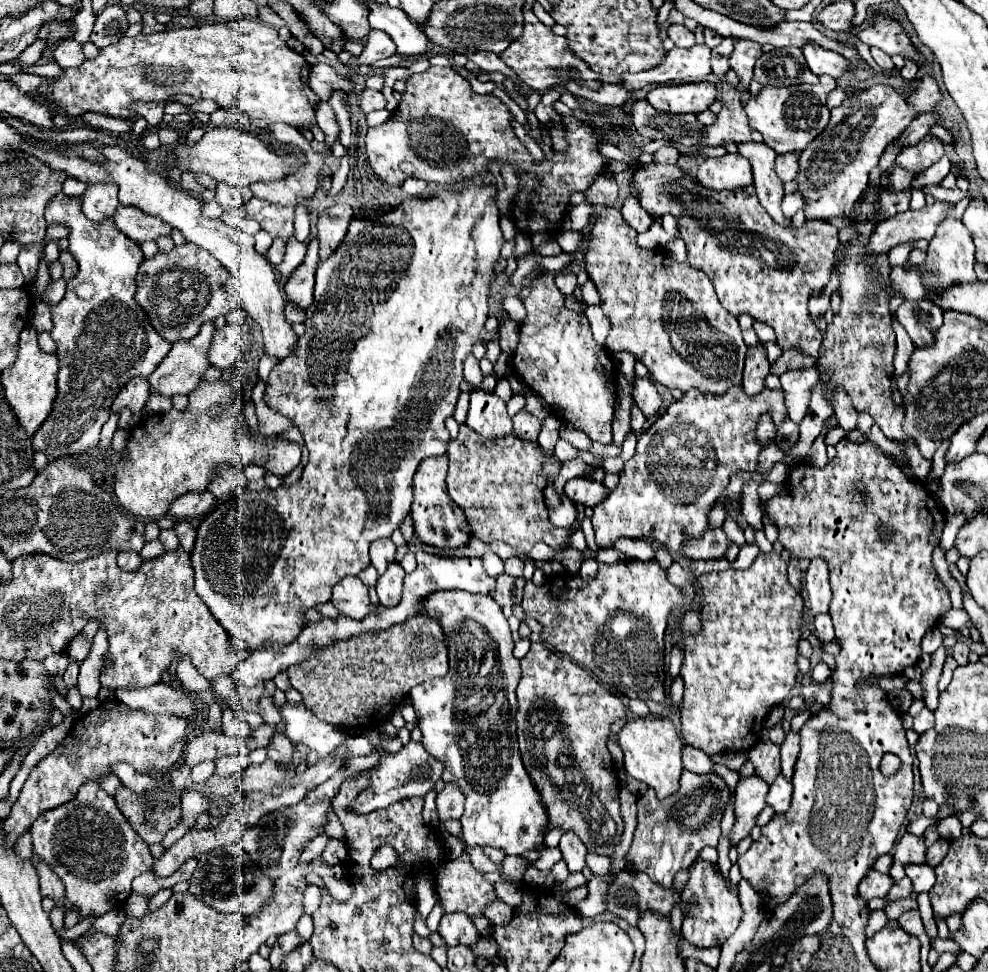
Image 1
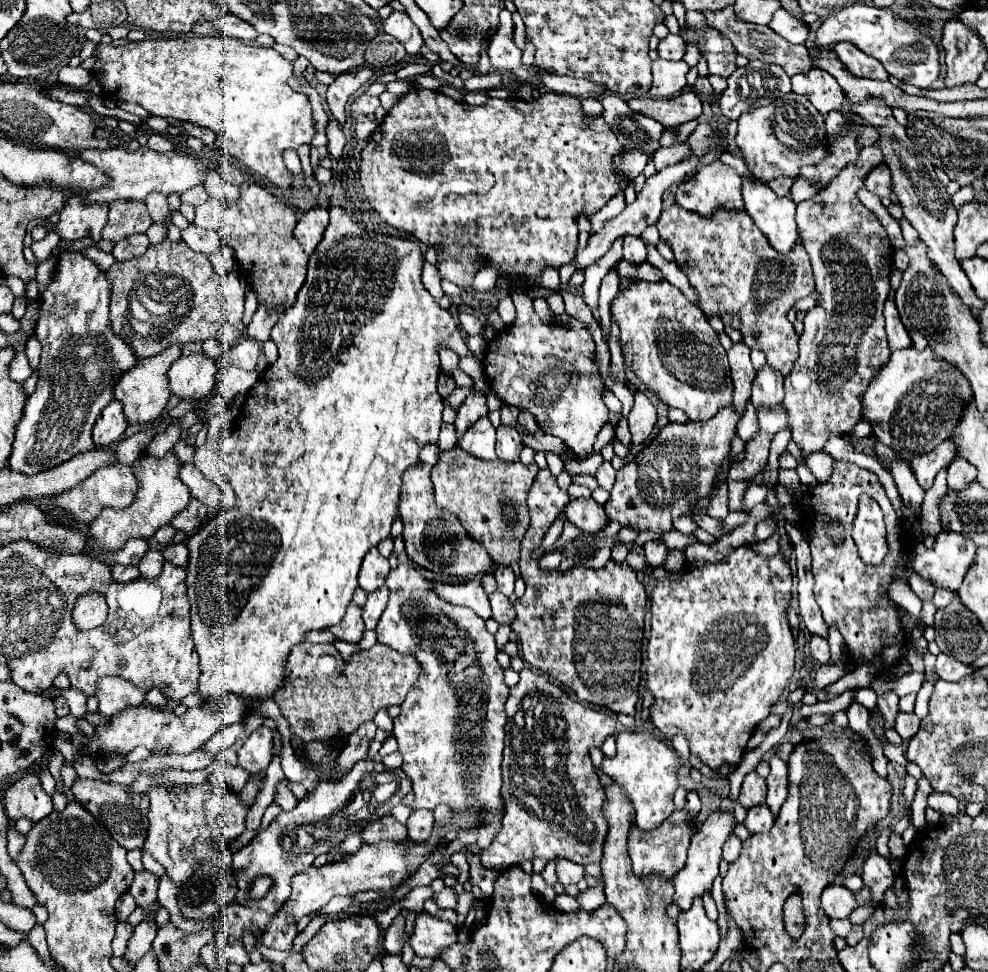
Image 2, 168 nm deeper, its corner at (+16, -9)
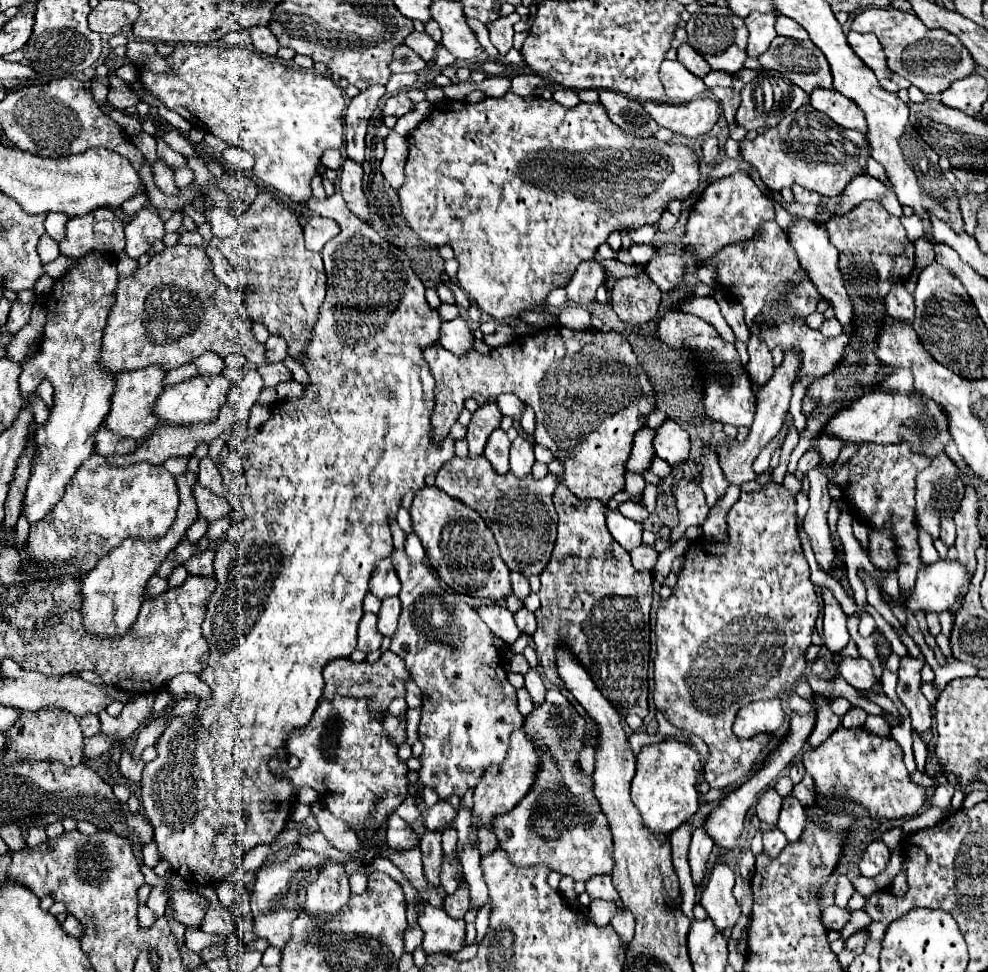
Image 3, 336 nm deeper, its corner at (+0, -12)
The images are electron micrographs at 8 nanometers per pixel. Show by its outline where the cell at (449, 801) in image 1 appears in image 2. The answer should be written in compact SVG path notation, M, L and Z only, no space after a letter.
M416 810L414 814L410 814L408 818L408 836L416 842L426 840L432 832L432 824L434 824L434 814L428 810Z

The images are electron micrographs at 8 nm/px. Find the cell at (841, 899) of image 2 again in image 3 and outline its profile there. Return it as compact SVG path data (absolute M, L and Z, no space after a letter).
M830 905L822 911L822 917L824 917L824 925L826 929L842 929L850 917L852 917L852 911L846 909L846 907L838 907L838 905Z

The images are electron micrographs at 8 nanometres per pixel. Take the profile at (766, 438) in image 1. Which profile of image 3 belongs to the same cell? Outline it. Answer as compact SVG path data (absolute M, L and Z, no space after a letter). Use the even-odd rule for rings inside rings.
M768 481L760 491L754 493L740 493L740 499L732 505L730 513L728 513L728 531L730 531L730 539L726 543L712 543L704 537L698 537L696 541L692 541L686 551L686 561L684 567L678 575L678 583L672 589L672 595L664 601L660 601L658 605L658 613L656 613L656 659L654 659L654 705L656 709L678 729L686 729L688 733L698 735L710 749L708 759L704 761L704 777L708 781L710 787L722 789L734 783L740 783L744 779L750 777L750 773L754 771L758 757L762 755L764 747L770 743L770 735L768 733L760 733L752 739L736 739L734 731L732 731L732 723L734 723L734 709L742 707L744 703L750 703L752 699L760 699L760 697L778 697L786 687L794 685L798 679L804 677L806 673L806 649L810 647L810 635L818 617L818 599L816 599L816 591L814 585L810 581L810 569L806 563L806 557L802 553L800 547L800 539L798 539L798 531L796 531L796 501L794 497L790 497L790 493L782 487L776 485L772 481ZM754 645L754 647L748 647ZM712 665L712 669L710 669ZM734 685L742 685L742 691L734 693ZM746 689L746 691L744 691Z

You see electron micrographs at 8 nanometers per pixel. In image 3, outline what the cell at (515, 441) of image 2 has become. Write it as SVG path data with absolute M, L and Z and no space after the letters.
M516 437L512 441L510 451L510 471L516 473L516 477L522 477L532 471L534 465L534 445L522 437Z

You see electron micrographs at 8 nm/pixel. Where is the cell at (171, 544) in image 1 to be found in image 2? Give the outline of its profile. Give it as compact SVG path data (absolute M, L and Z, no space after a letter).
M168 524L168 526L162 526L162 528L154 534L154 540L160 542L160 544L168 544L168 542L172 542L174 534L176 534L176 528Z

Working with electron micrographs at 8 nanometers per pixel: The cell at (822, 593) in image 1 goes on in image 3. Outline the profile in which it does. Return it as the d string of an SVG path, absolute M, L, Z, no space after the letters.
M822 587L822 599L824 599L824 645L832 653L840 653L850 641L846 627L848 615L842 611L840 603L836 601L830 589Z

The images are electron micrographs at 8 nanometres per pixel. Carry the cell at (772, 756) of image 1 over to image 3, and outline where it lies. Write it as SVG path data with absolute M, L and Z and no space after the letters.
M770 787L760 797L760 801L756 805L756 815L760 817L760 821L766 821L768 825L776 825L776 817L780 813L780 807L782 807L782 797L776 793L774 787Z

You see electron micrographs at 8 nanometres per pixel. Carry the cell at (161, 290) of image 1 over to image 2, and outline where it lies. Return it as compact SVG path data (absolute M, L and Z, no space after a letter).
M168 242L152 244L144 256L132 258L126 262L114 262L114 266L106 272L108 282L112 286L110 292L110 326L112 332L134 350L136 358L148 358L160 354L160 350L178 344L184 346L188 342L204 342L214 338L218 328L224 324L224 308L218 302L218 288L224 282L220 274L214 272L208 256L190 250L184 242Z

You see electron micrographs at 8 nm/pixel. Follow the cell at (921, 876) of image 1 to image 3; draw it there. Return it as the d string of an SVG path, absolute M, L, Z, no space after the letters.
M872 841L860 859L860 871L866 877L874 877L886 871L890 861L890 849L882 841Z

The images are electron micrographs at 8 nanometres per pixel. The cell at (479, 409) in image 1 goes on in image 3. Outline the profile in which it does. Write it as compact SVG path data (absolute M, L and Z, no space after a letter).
M494 429L488 443L486 443L486 449L484 449L484 457L488 457L488 461L492 463L492 467L498 471L498 473L506 473L510 469L508 465L508 453L510 453L510 439L506 435L506 431L502 429Z

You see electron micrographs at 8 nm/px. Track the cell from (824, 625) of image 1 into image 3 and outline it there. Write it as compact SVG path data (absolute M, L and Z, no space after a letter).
M842 657L838 661L838 669L840 669L840 675L856 689L870 689L872 685L878 683L868 659L864 659L864 657L858 657L858 659Z

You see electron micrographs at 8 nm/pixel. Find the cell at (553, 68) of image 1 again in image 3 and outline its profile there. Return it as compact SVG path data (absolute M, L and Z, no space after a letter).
M502 17L500 21L496 21L496 25L492 25L492 29L488 29L490 31L490 41L500 51L500 55L506 55L510 51L510 45L512 45L510 43L510 33L514 33L514 29L506 21L510 21L510 19Z

